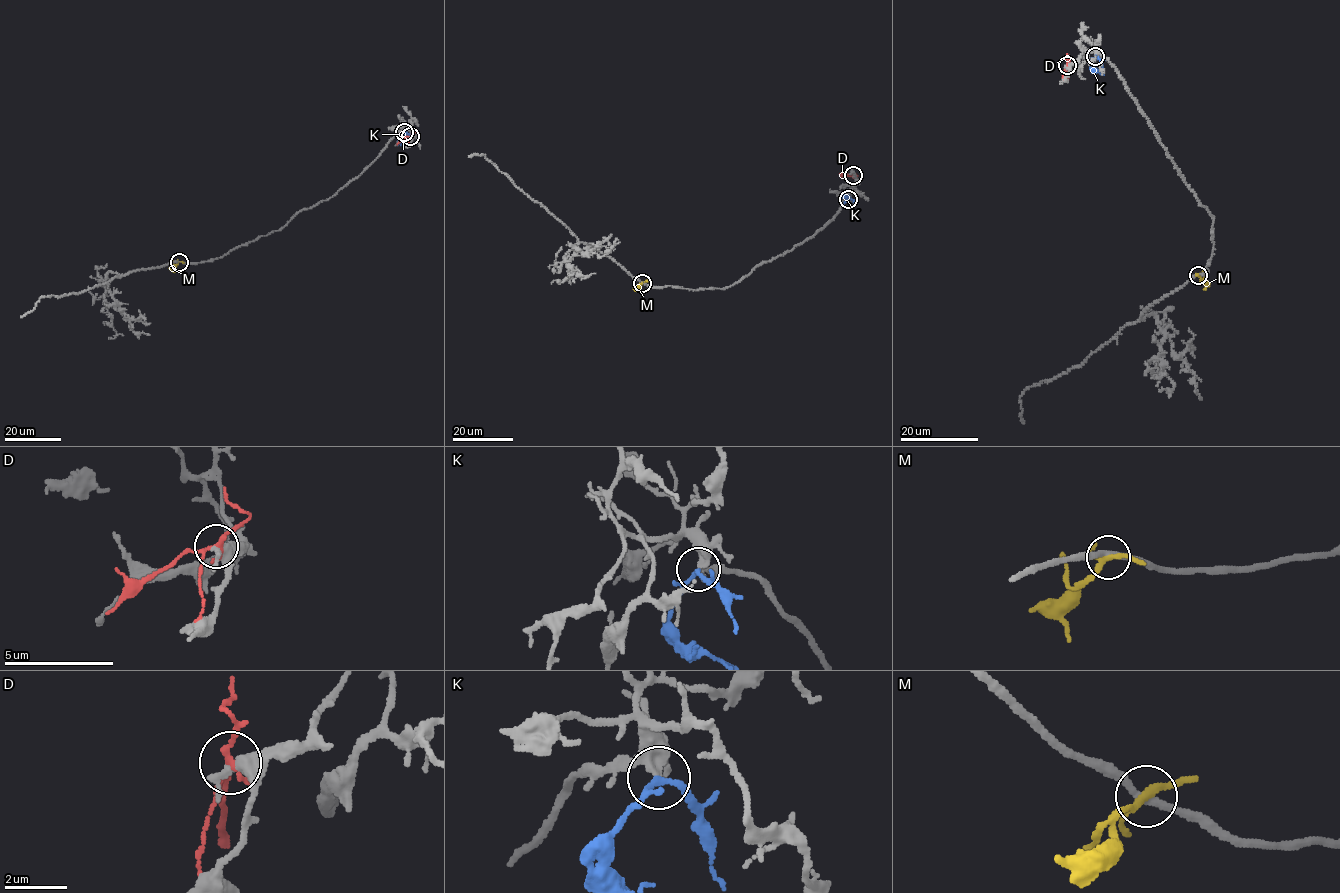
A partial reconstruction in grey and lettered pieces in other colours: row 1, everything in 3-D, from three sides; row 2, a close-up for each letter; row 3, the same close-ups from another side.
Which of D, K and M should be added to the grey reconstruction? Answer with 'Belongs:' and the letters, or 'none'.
Belongs: K

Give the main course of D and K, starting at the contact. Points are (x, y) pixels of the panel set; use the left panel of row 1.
D: (411, 136), (397, 144)
K: (404, 132), (397, 144)

